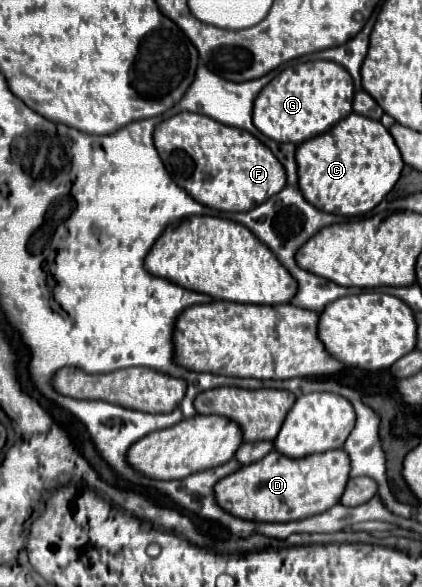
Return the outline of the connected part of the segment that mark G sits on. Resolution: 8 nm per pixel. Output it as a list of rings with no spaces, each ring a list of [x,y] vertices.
[[[305,61],[285,67],[255,99],[253,123],[269,139],[279,143],[303,143],[329,131],[337,121],[345,119],[353,109],[353,79],[333,61]]]

